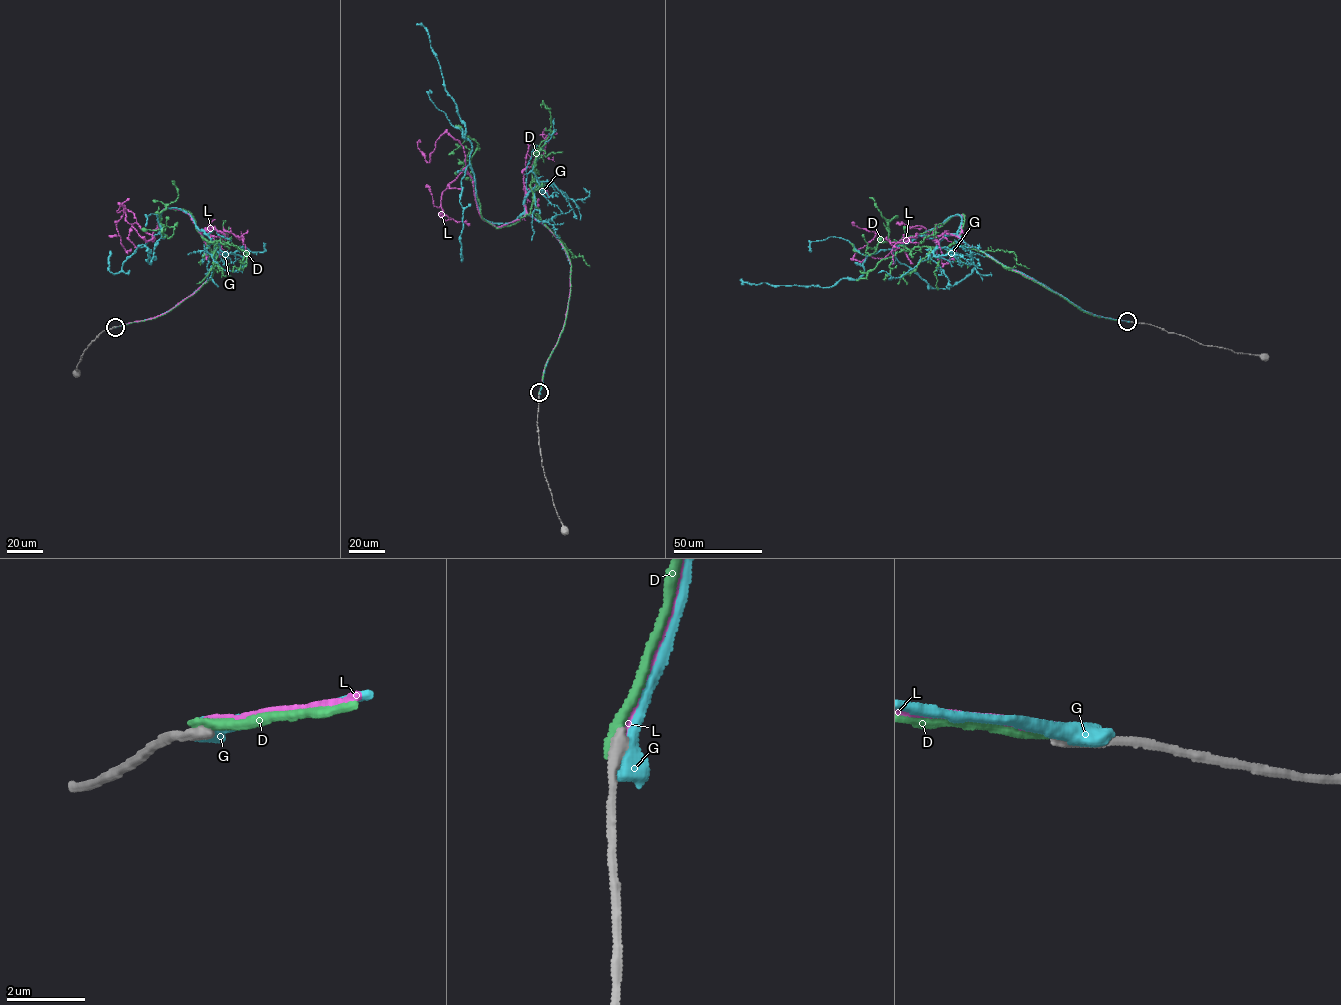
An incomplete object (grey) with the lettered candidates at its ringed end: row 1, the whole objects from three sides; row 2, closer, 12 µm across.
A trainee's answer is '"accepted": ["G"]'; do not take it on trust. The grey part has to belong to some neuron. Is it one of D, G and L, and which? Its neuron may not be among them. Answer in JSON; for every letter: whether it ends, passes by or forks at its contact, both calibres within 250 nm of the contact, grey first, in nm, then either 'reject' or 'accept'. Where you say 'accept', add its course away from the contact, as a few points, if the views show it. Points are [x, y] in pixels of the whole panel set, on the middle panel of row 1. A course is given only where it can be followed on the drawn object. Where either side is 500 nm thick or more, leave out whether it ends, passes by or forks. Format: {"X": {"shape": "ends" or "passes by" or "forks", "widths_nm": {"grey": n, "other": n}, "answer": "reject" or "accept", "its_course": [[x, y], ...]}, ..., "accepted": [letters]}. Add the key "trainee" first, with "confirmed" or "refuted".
{"trainee": "refuted", "D": {"shape": "ends", "widths_nm": {"grey": 360, "other": 240}, "answer": "reject"}, "G": {"widths_nm": {"grey": 360, "other": 600}, "answer": "reject"}, "L": {"shape": "ends", "widths_nm": {"grey": 340, "other": 240}, "answer": "reject"}, "accepted": []}

